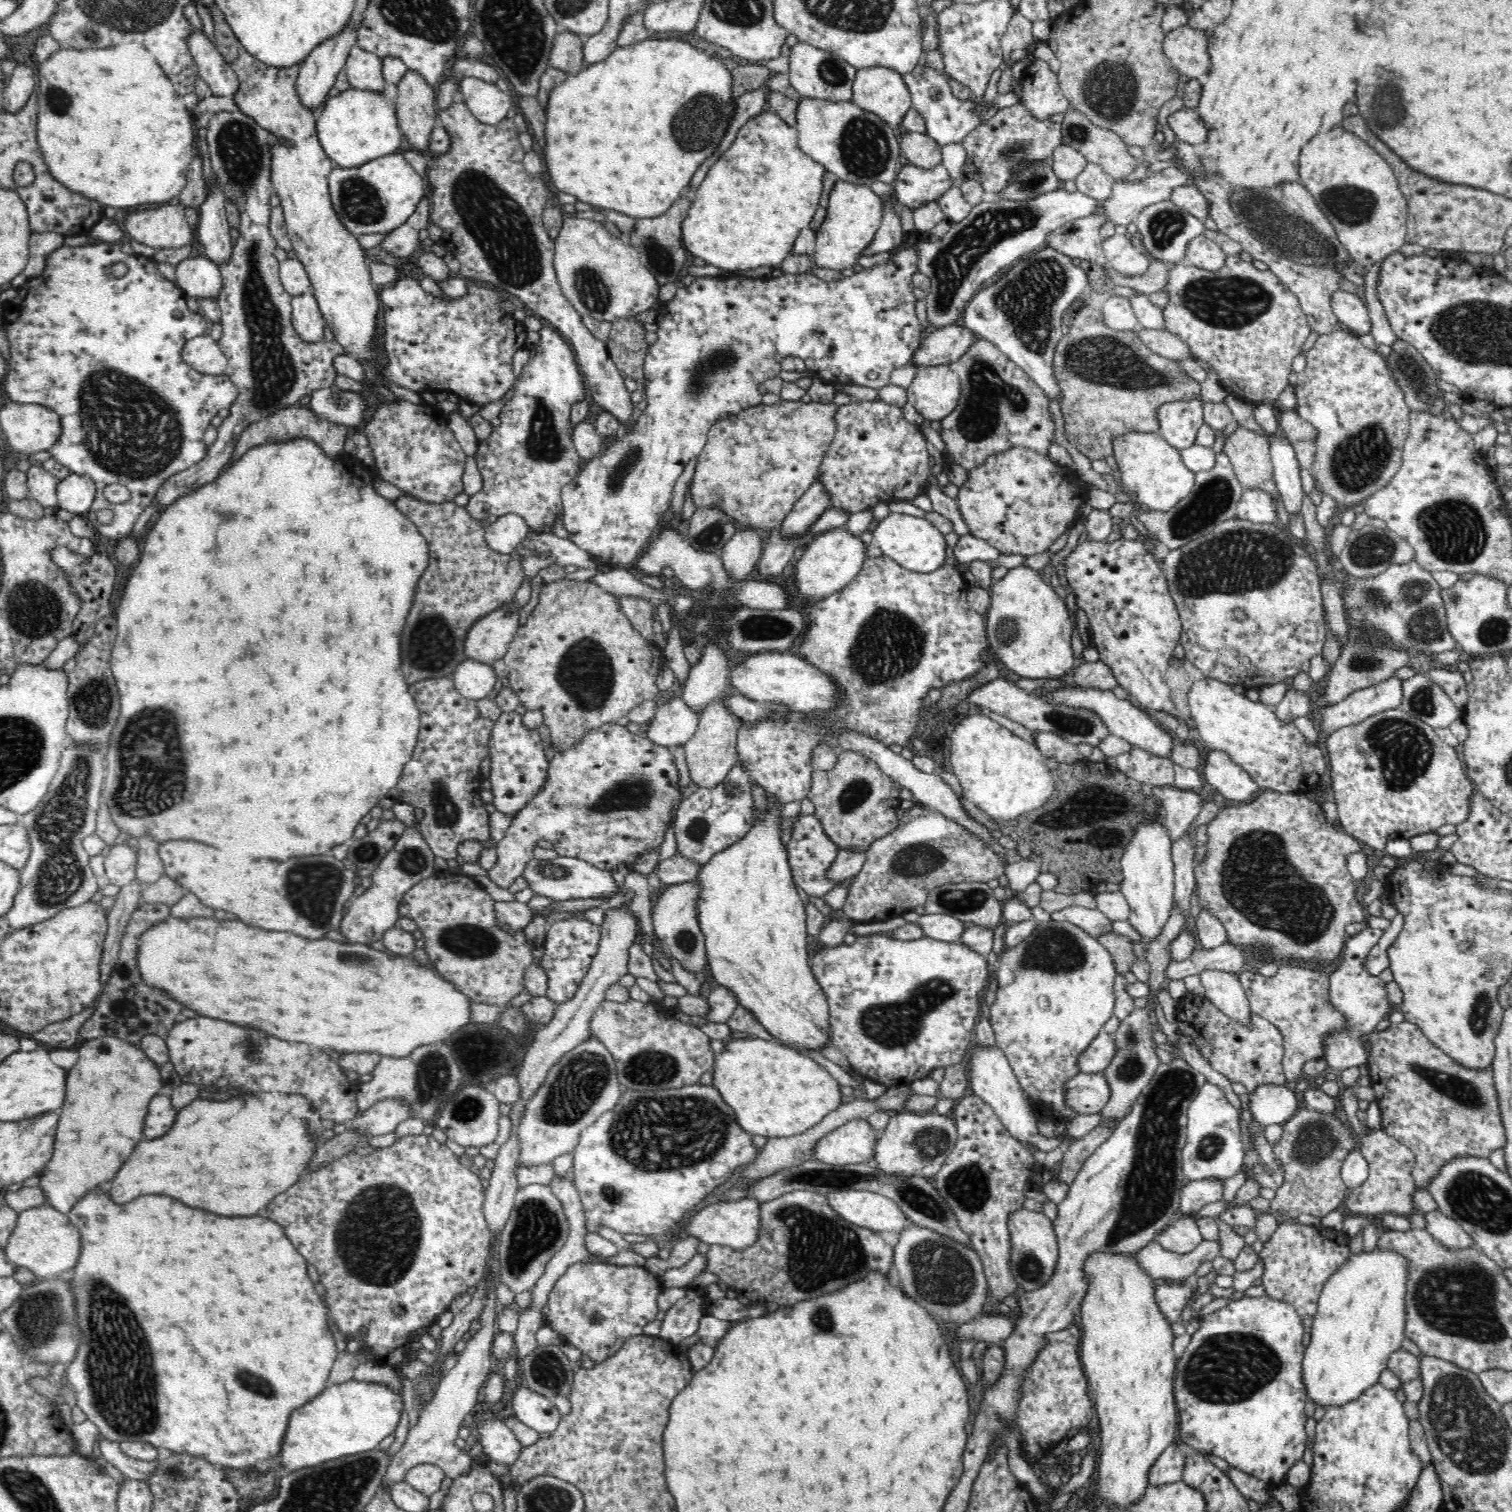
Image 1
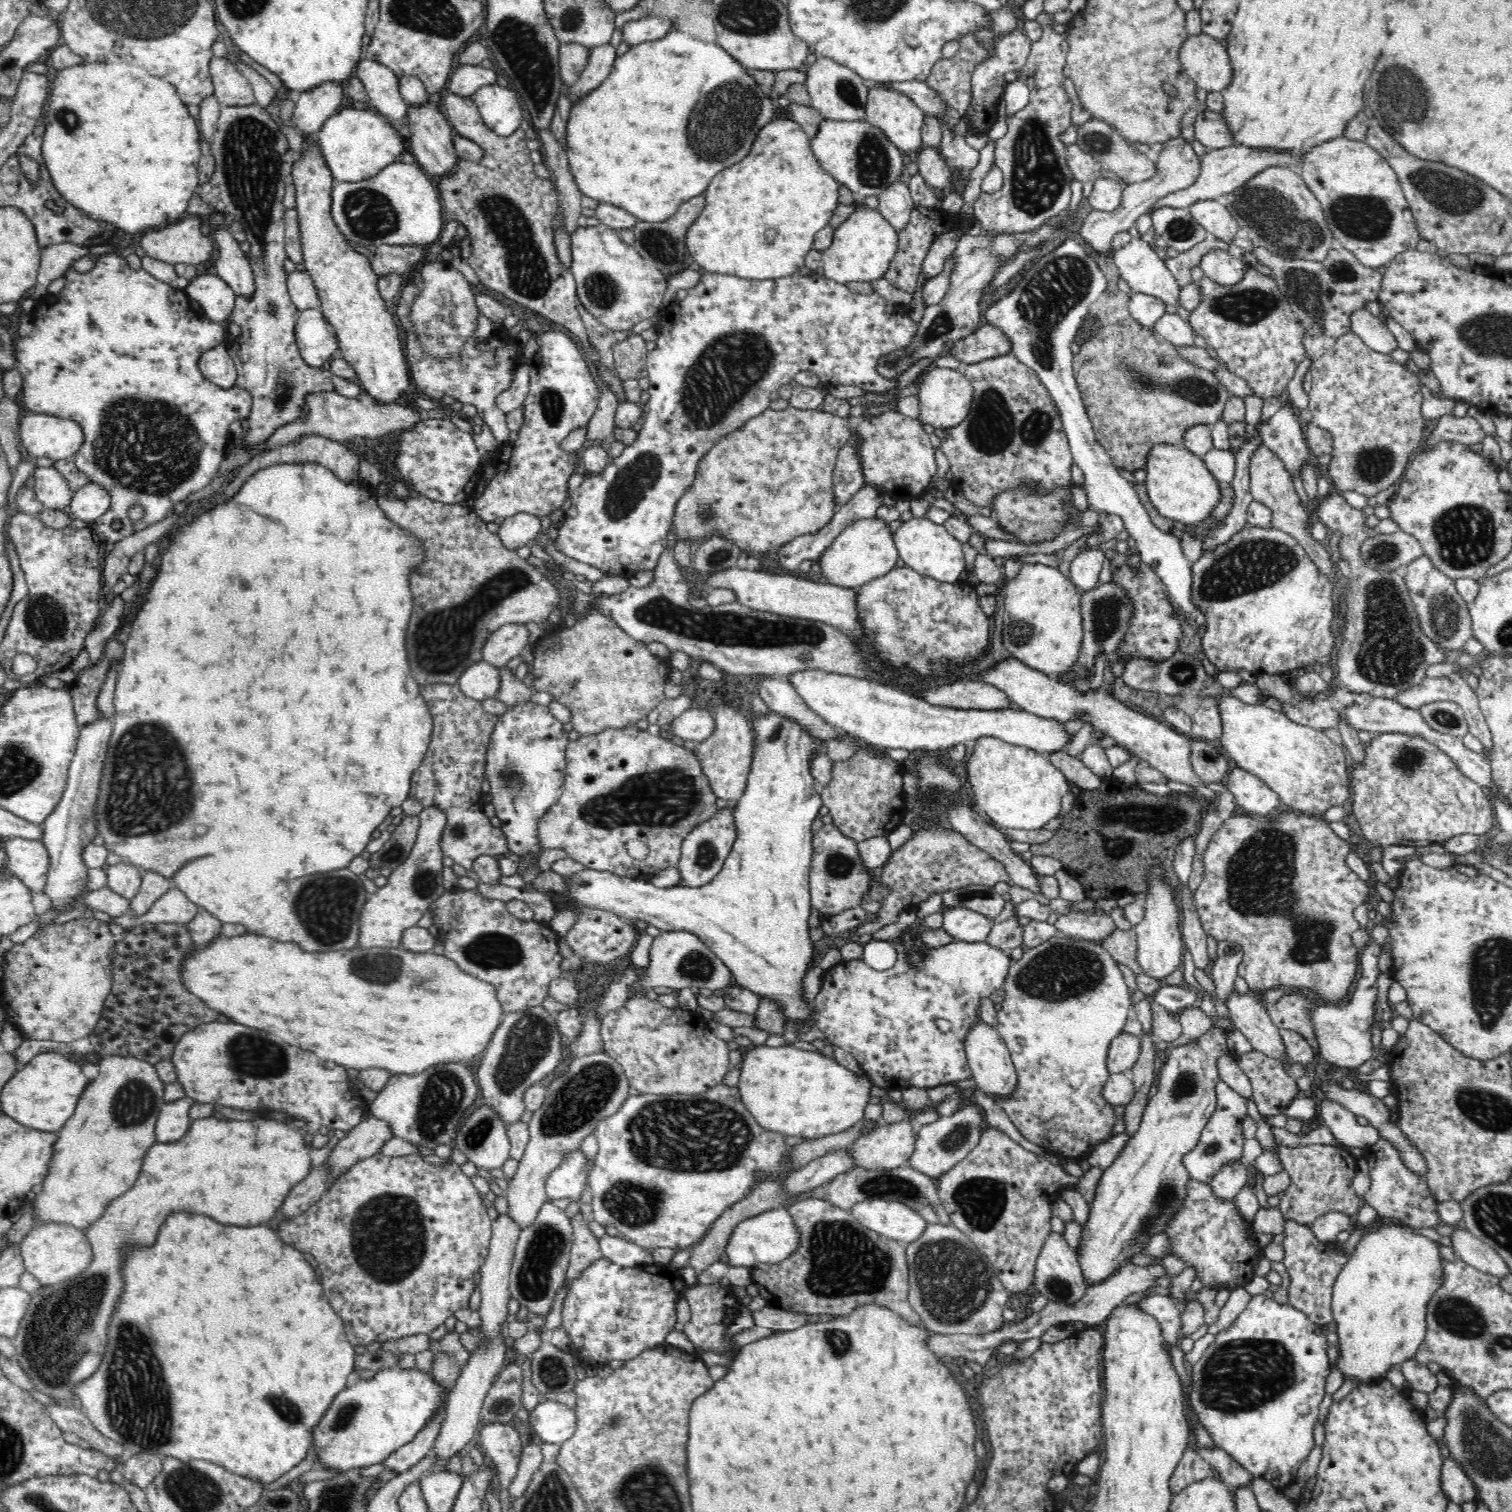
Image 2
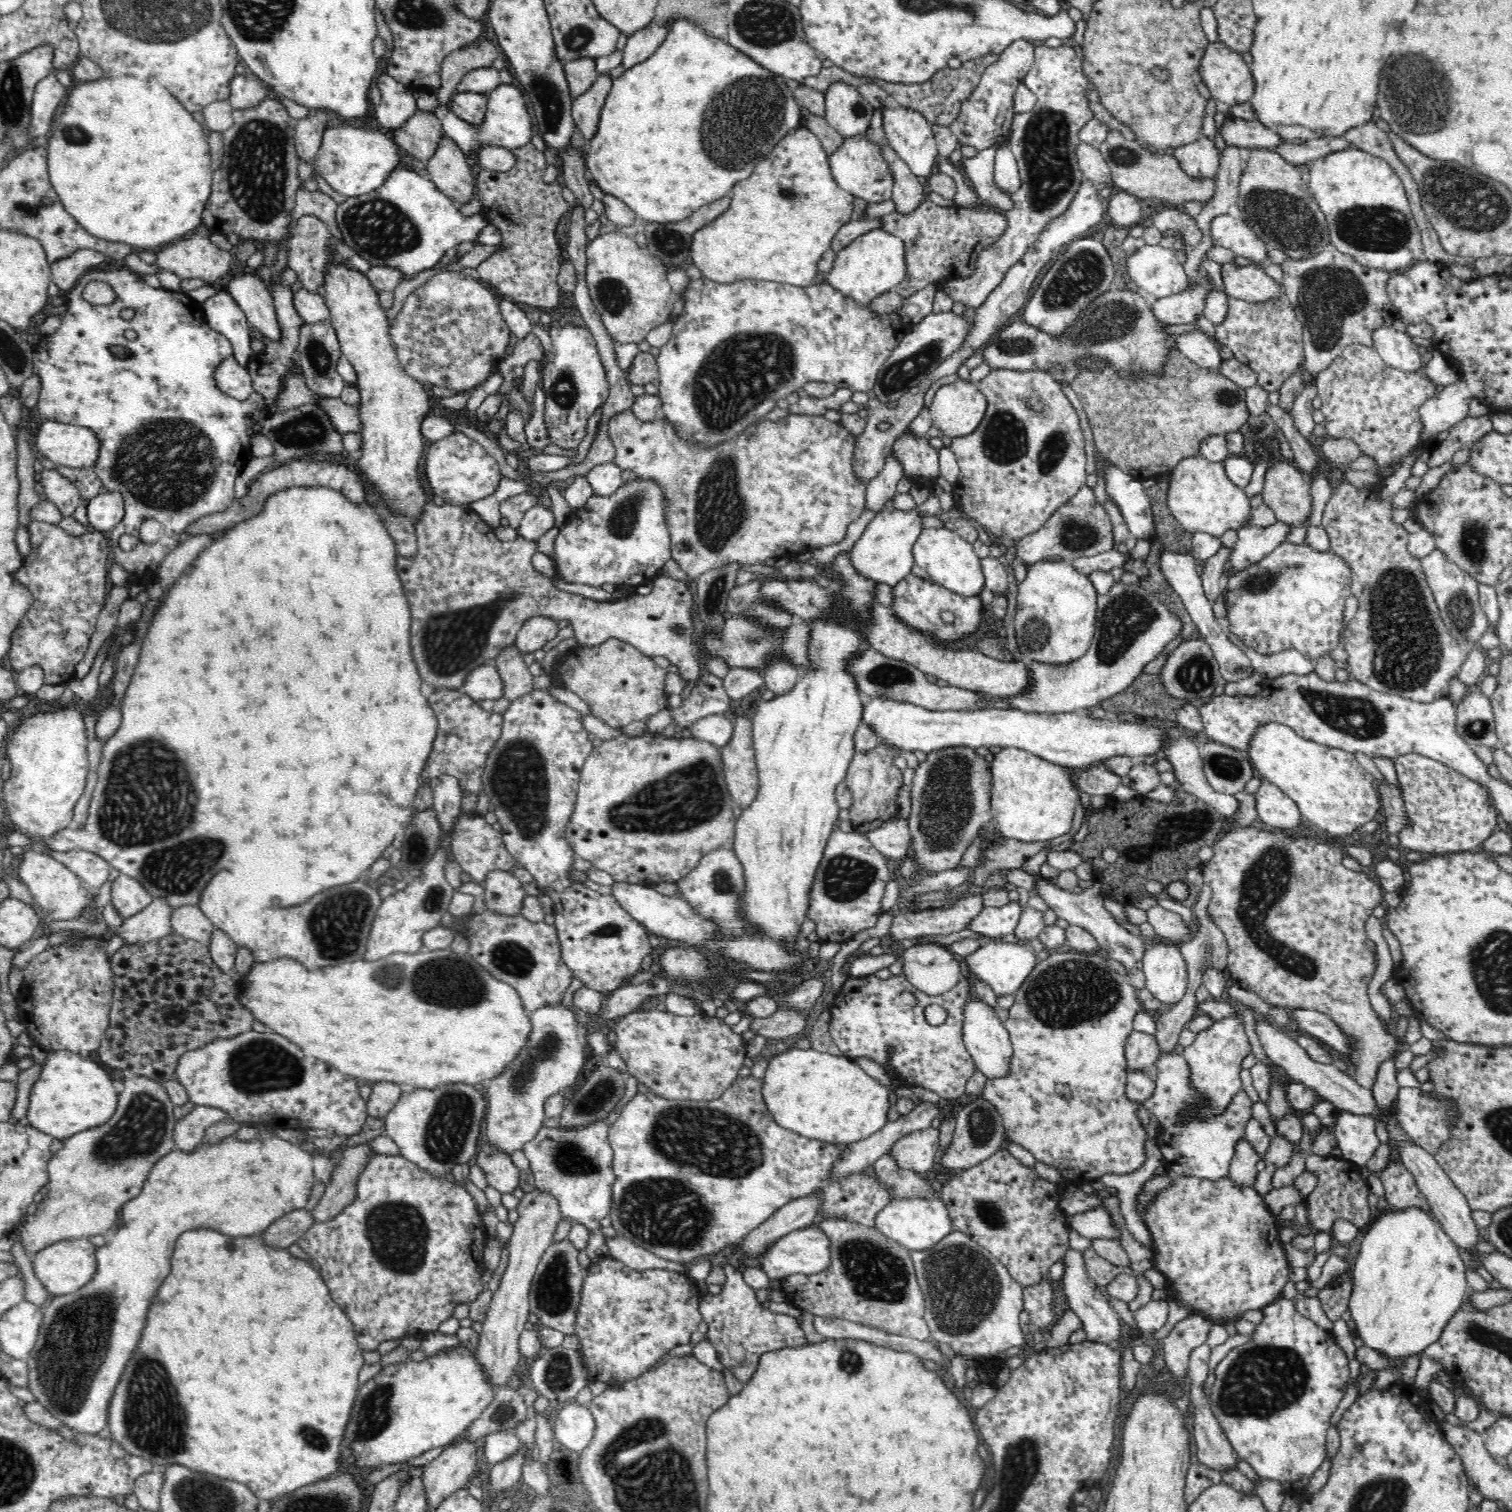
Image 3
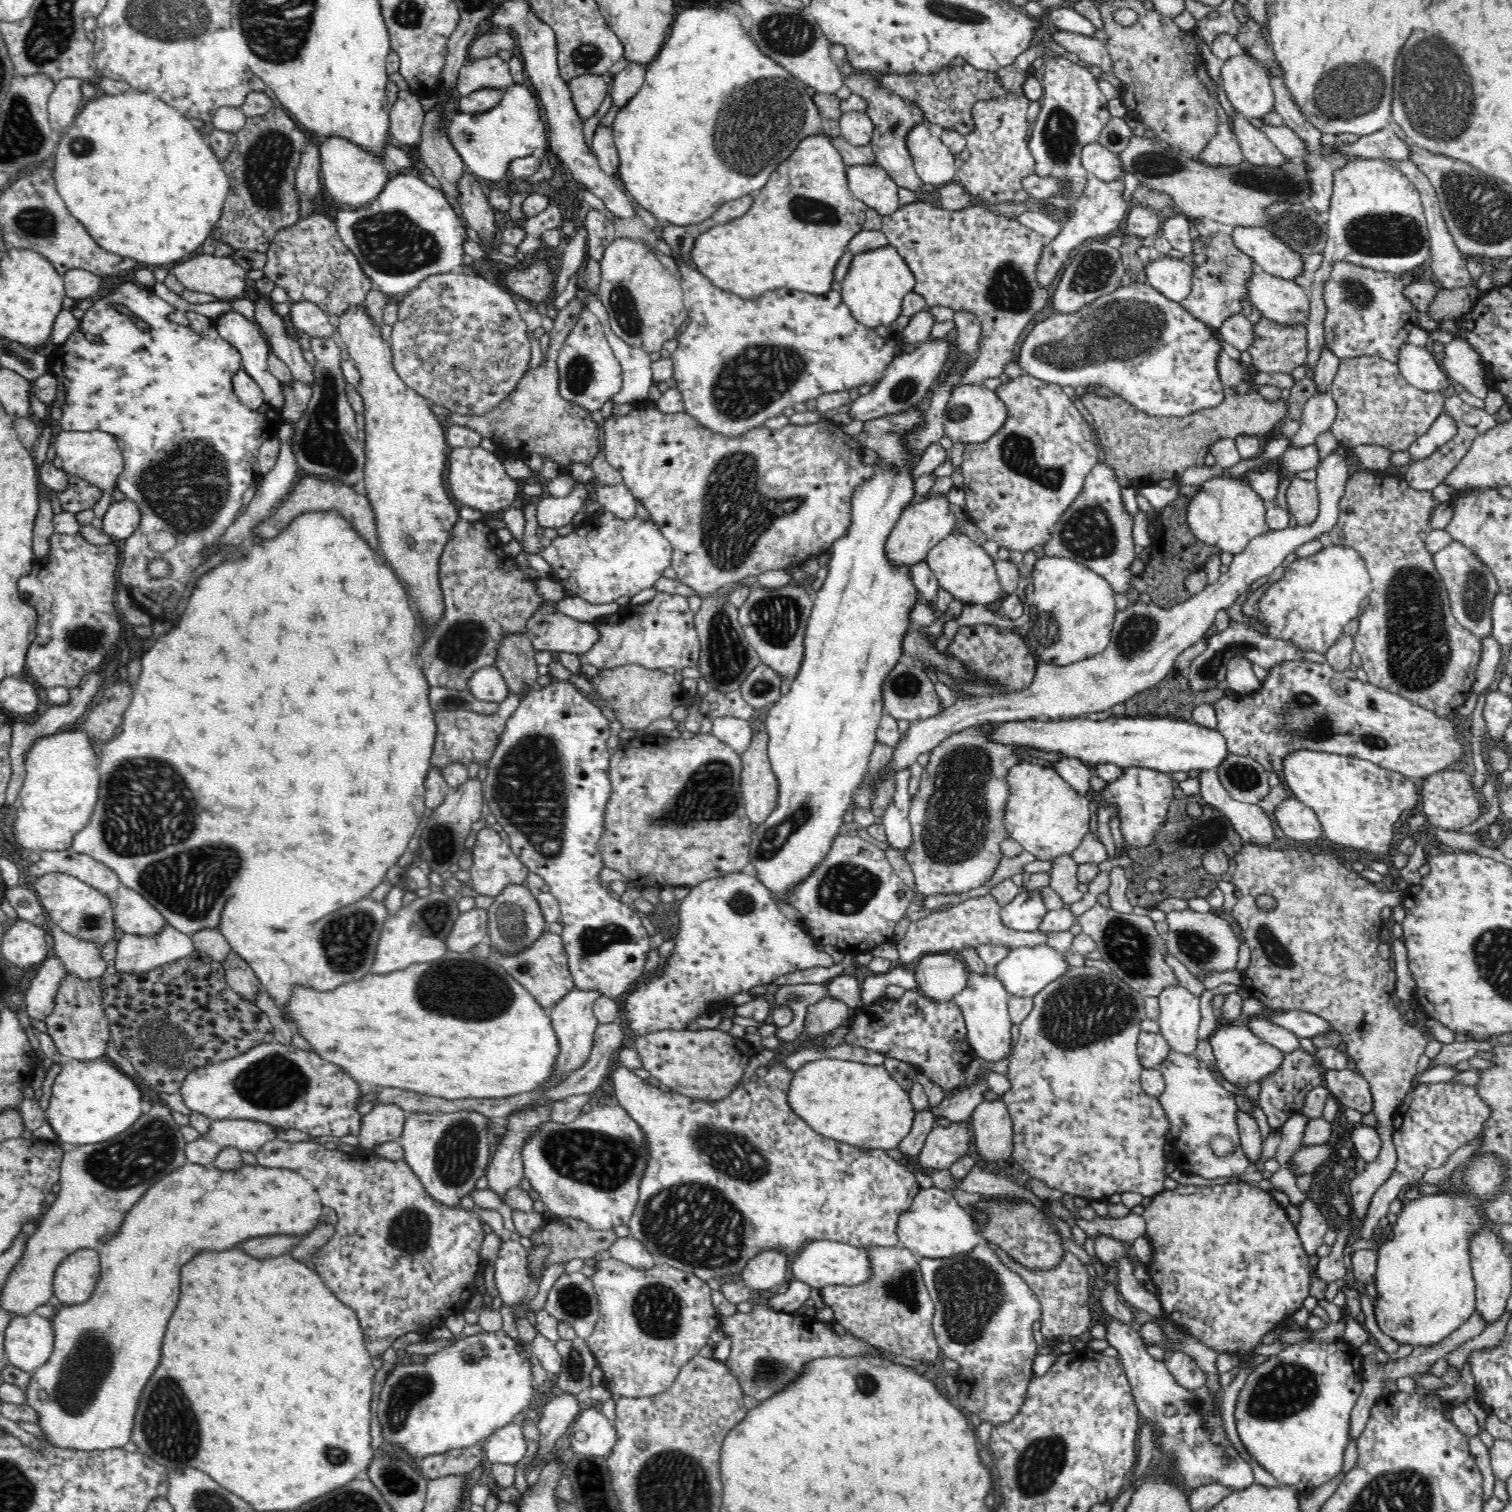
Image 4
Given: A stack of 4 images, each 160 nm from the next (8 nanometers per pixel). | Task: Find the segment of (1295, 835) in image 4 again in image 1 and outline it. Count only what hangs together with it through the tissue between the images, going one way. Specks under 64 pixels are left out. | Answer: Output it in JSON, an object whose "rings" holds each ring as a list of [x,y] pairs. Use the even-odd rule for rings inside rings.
{"rings":[[[1211,749],[1204,760],[1205,782],[1212,784],[1227,801],[1250,801],[1260,786],[1238,764],[1236,764],[1225,752]]]}

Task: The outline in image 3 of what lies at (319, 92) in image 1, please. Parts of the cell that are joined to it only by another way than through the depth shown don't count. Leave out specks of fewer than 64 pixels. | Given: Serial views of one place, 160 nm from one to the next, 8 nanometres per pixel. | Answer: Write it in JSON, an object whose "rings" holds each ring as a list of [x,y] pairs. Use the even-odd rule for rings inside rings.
{"rings":[[[310,108],[306,118],[294,122],[294,143],[299,162],[314,163],[330,115],[328,108]]]}

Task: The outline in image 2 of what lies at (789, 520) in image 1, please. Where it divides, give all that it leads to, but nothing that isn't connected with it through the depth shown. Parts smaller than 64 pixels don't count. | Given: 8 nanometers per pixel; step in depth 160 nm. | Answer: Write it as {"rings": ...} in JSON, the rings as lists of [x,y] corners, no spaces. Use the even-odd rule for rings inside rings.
{"rings":[[[852,427],[852,438],[848,441],[847,446],[844,446],[841,448],[841,450],[838,453],[836,464],[834,466],[834,474],[832,474],[832,483],[834,483],[834,501],[836,501],[836,504],[844,504],[845,502],[848,502],[863,487],[863,478],[861,478],[861,472],[859,472],[859,462],[857,462],[857,456],[855,456],[855,438],[853,436],[855,435],[855,432],[853,432]]]}

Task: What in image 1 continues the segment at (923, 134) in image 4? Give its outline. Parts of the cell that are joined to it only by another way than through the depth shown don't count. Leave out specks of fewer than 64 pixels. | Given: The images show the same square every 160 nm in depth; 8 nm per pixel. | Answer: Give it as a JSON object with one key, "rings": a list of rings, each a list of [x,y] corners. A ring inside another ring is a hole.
{"rings":[[[864,66],[858,68],[855,74],[852,88],[854,104],[859,105],[868,113],[876,113],[878,117],[886,121],[898,134],[904,134],[901,123],[909,112],[908,108],[913,108],[910,92],[903,80],[903,74],[886,69],[886,66]]]}

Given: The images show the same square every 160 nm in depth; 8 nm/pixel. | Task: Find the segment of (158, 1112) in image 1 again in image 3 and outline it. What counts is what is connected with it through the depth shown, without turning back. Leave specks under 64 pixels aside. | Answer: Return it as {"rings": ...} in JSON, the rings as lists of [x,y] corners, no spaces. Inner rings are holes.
{"rings":[[[195,1105],[184,1118],[176,1120],[172,1139],[177,1149],[192,1152],[206,1136],[206,1128],[220,1120],[230,1120],[230,1117],[220,1109]]]}

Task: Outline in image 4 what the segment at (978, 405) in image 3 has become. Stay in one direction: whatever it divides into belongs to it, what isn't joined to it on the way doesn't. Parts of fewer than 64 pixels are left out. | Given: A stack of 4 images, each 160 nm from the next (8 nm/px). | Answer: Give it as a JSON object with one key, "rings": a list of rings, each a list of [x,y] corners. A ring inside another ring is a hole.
{"rings":[[[983,384],[958,385],[947,398],[942,426],[945,436],[952,441],[978,444],[979,441],[986,441],[992,433],[995,433],[1004,420],[1006,420],[1006,406],[1003,406],[995,391],[984,387]]]}

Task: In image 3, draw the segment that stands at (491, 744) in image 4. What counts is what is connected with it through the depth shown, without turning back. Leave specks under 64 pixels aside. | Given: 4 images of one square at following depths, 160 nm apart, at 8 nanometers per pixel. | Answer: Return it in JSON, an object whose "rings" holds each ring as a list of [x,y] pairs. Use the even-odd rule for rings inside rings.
{"rings":[[[424,685],[421,691],[426,702],[433,708],[438,719],[437,735],[428,760],[419,773],[420,782],[432,783],[440,775],[450,775],[458,779],[459,788],[480,794],[483,790],[481,776],[490,751],[498,740],[503,724],[501,712],[492,712],[488,706],[472,700],[460,688],[434,688]]]}

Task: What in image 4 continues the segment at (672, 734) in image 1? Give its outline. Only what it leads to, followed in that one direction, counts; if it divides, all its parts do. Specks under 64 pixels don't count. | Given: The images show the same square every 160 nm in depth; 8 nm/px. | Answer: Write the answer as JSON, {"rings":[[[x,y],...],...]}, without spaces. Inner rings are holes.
{"rings":[[[713,716],[711,721],[713,724],[711,734],[737,753],[742,753],[750,745],[751,729],[747,720],[733,716]]]}

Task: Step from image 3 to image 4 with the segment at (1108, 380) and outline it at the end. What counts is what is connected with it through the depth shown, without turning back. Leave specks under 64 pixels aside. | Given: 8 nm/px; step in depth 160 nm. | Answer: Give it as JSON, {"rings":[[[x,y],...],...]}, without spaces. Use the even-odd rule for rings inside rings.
{"rings":[[[1225,385],[1223,400],[1218,405],[1203,407],[1186,416],[1152,415],[1136,408],[1121,396],[1100,398],[1084,394],[1079,398],[1090,411],[1104,450],[1104,462],[1114,469],[1123,487],[1140,488],[1156,485],[1160,480],[1175,480],[1192,466],[1204,466],[1205,456],[1220,438],[1235,439],[1240,435],[1263,435],[1278,422],[1288,419],[1288,400],[1270,401],[1255,390],[1245,395]]]}

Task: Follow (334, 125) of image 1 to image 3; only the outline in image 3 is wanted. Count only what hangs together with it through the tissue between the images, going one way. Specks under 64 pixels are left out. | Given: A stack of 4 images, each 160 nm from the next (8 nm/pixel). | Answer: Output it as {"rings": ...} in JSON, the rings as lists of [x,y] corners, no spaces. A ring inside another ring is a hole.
{"rings":[[[336,126],[323,133],[322,144],[312,165],[334,191],[346,197],[358,197],[378,189],[396,166],[401,166],[398,161],[400,151],[399,146],[392,142],[392,137],[388,138],[388,133],[380,134],[366,126]]]}

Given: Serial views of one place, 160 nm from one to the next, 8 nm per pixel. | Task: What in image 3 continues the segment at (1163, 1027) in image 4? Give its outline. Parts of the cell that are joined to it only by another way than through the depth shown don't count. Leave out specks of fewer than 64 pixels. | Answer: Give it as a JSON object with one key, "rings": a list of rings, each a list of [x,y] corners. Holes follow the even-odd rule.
{"rings":[[[1156,944],[1144,952],[1142,971],[1146,988],[1161,1002],[1162,1011],[1178,1004],[1188,988],[1188,972],[1180,949],[1172,944]]]}

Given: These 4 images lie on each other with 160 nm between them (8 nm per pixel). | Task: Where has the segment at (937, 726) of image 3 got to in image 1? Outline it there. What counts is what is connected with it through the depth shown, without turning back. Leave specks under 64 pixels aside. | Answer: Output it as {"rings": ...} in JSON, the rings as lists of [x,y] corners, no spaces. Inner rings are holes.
{"rings":[[[776,649],[755,651],[756,656],[748,656],[746,662],[736,666],[730,674],[732,684],[738,692],[760,704],[780,703],[788,708],[823,711],[829,709],[837,697],[834,681],[816,671],[792,652],[778,652]]]}

